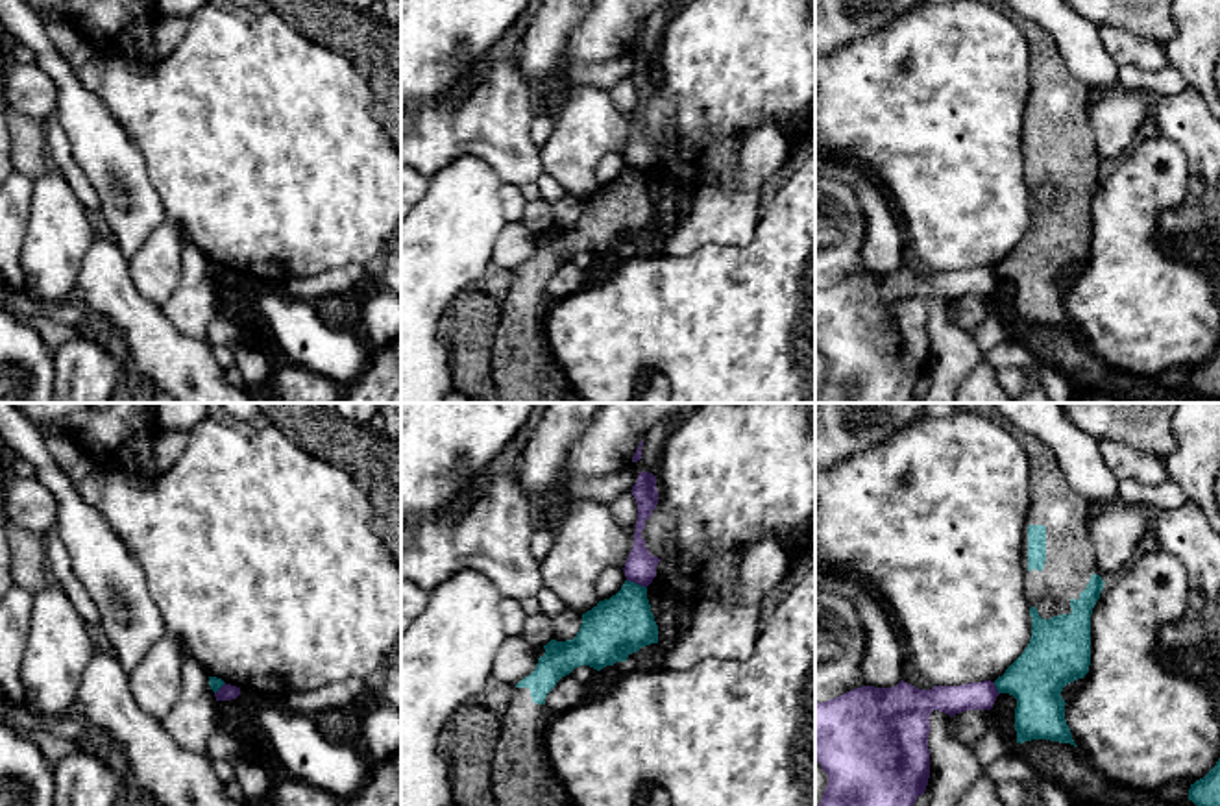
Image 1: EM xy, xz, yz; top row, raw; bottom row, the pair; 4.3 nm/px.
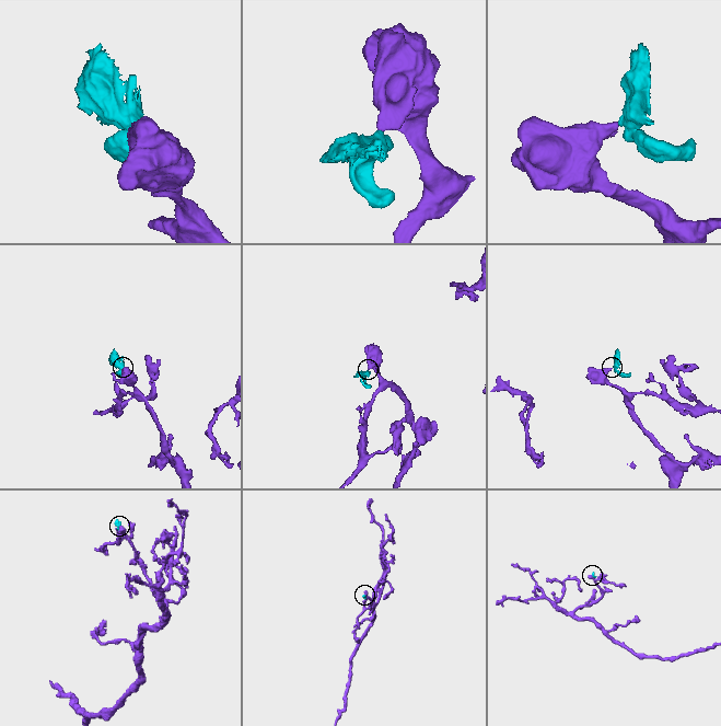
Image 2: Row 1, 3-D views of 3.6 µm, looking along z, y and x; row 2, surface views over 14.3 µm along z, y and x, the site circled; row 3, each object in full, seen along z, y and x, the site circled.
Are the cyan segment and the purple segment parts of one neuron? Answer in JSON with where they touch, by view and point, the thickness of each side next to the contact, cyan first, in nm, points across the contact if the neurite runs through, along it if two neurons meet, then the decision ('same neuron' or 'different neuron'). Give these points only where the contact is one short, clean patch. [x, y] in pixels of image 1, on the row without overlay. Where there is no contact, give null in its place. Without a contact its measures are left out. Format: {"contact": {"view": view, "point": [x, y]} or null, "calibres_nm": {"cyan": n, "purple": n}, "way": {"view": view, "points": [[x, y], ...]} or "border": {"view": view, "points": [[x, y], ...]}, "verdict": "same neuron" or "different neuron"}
{"contact": {"view": "xz", "point": [634, 169]}, "calibres_nm": {"cyan": 260, "purple": 140}, "border": {"view": "xz", "points": [[627, 165], [646, 174]]}, "verdict": "different neuron"}

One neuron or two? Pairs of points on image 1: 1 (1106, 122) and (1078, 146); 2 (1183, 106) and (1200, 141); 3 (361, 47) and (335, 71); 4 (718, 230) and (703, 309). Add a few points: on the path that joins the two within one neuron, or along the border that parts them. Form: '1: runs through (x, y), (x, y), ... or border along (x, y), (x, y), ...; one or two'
1: border along (1087, 98), (1087, 122), (1100, 159); two
2: runs through (1183, 115), (1198, 132); one
3: border along (309, 39), (342, 54), (366, 84), (372, 97); two
4: border along (755, 230), (747, 244), (703, 244), (671, 257); two

